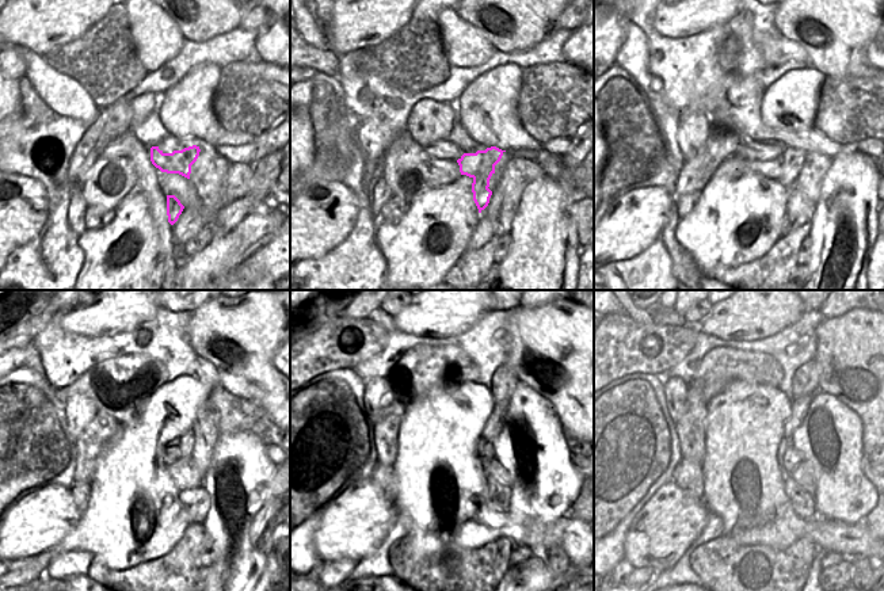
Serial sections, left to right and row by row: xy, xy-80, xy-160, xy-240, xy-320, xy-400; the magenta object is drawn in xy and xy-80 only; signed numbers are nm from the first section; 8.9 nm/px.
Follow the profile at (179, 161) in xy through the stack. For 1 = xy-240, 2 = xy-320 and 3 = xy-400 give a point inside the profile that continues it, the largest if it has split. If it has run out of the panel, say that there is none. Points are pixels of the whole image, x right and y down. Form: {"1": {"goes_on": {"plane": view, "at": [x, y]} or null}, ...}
{"1": {"goes_on": {"plane": "xy-240", "at": [186, 442]}}, "2": {"goes_on": {"plane": "xy-320", "at": [494, 423]}}, "3": {"goes_on": {"plane": "xy-400", "at": [800, 405]}}}

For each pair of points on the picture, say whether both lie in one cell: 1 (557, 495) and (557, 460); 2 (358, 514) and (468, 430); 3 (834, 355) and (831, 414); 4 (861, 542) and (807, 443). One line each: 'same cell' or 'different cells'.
1: same cell
2: different cells
3: different cells
4: different cells

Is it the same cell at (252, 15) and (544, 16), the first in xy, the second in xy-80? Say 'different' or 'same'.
different

